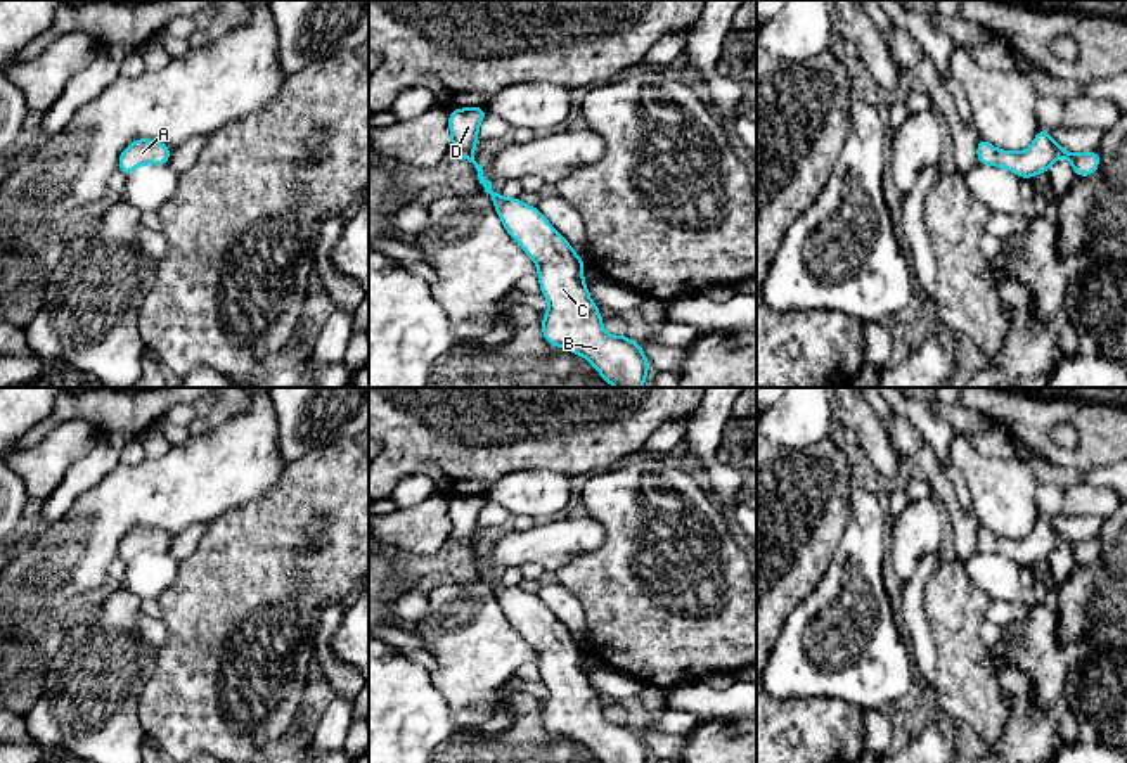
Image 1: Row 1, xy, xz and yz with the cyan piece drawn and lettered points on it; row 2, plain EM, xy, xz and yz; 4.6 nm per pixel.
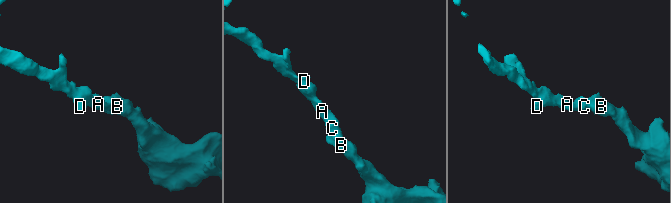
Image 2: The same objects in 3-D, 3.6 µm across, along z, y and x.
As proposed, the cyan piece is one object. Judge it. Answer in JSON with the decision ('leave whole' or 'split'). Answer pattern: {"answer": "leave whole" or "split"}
{"answer": "leave whole"}

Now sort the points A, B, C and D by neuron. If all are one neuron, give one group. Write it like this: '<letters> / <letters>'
A B C D

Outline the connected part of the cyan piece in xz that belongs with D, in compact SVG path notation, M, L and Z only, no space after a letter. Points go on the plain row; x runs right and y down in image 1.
M485 495L452 497L448 503L450 538L474 552L478 567L490 581L507 621L538 652L540 680L549 690L542 704L544 727L582 742L601 763L647 763L651 754L642 734L627 723L613 725L604 720L599 696L583 671L582 661L587 652L568 628L538 595L518 585L504 587L483 564L483 554L474 548L474 533L480 529L478 514L486 502Z

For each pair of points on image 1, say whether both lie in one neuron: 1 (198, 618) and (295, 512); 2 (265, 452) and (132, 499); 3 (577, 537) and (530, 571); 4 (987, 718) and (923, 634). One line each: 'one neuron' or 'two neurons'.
1: one neuron
2: one neuron
3: two neurons
4: two neurons

